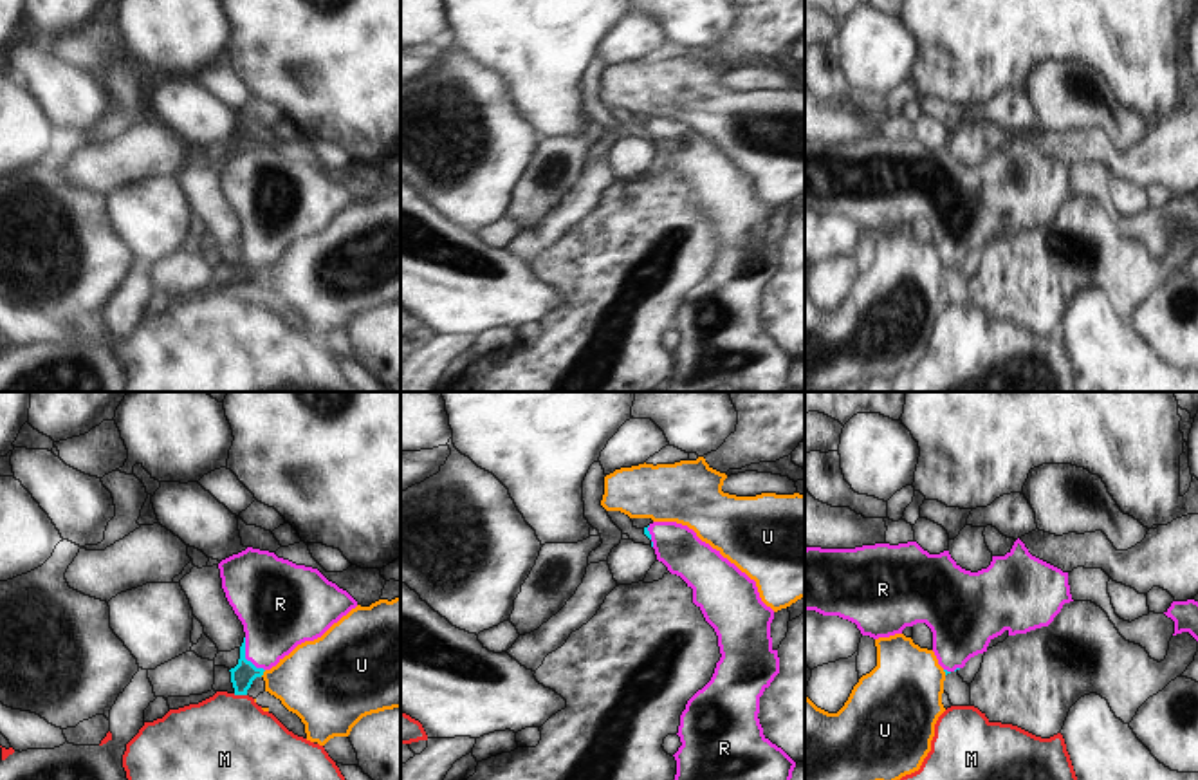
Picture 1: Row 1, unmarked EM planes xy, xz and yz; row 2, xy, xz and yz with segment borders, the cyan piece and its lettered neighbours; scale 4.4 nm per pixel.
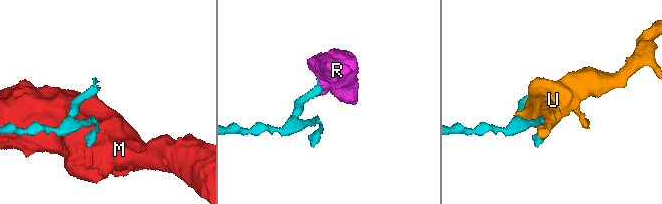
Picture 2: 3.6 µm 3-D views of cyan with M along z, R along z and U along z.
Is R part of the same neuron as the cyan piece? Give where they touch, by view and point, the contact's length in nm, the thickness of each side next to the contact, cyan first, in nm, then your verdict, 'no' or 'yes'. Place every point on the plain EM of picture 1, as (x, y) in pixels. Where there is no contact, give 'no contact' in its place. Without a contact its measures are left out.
contact xy (244, 253); length 180 nm; calibres 110 and 320 nm; yes

